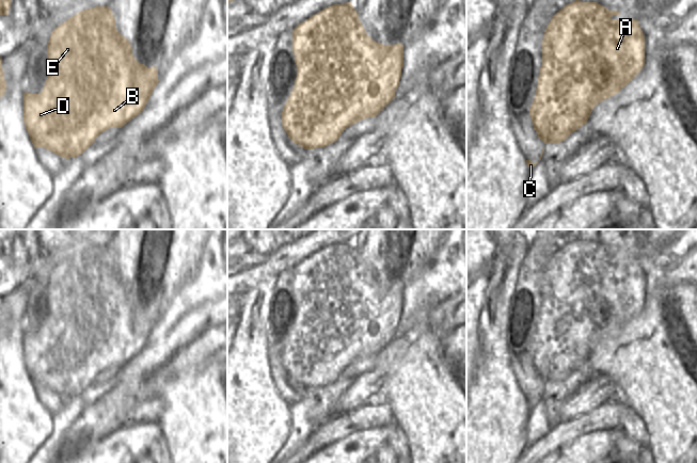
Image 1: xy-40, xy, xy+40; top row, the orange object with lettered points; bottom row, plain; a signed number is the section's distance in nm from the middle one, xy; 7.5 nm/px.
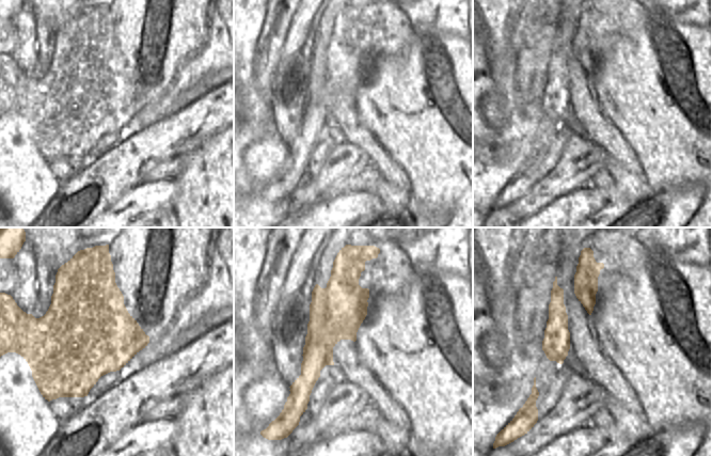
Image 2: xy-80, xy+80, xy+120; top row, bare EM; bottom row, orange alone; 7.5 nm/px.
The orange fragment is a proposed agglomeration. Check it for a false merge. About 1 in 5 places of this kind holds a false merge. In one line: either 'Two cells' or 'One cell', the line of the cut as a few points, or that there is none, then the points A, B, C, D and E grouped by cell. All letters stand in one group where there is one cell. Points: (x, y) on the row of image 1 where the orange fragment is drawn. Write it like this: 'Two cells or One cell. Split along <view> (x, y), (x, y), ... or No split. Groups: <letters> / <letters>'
One cell. No split. Groups: A B C D E

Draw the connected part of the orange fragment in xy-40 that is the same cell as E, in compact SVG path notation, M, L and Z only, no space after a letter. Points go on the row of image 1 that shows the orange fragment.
M95 6L93 9L86 9L67 19L51 32L47 44L47 80L45 86L39 94L31 94L29 92L23 94L23 123L30 135L30 140L35 149L37 147L44 147L66 160L76 158L83 154L101 132L110 128L122 128L125 124L139 115L145 108L158 81L158 69L155 66L148 68L134 59L130 42L117 31L115 18L110 7Z

